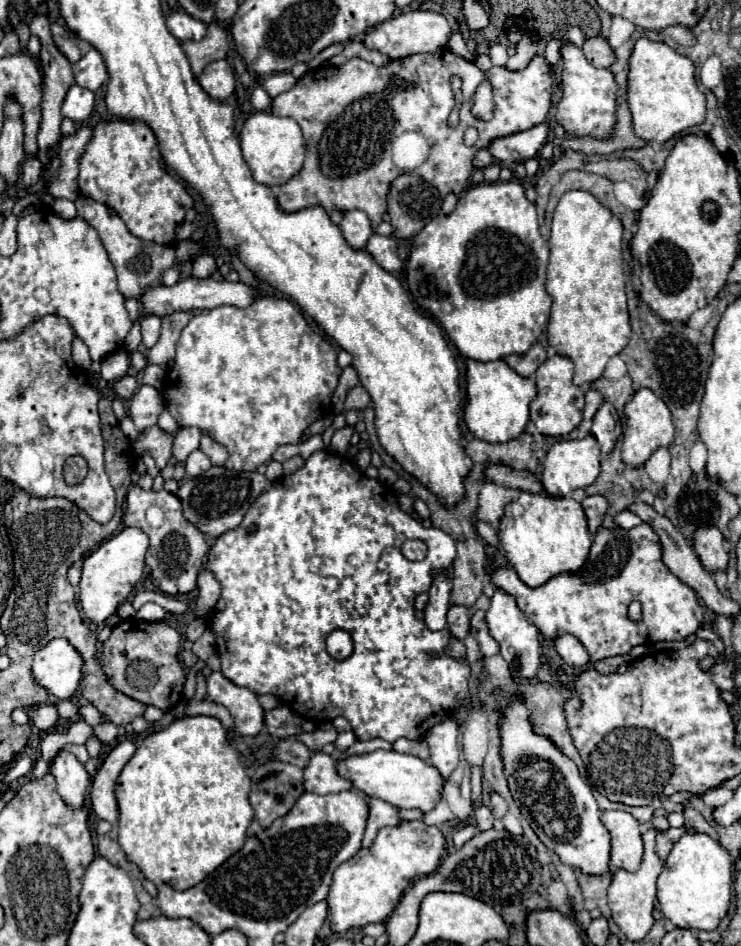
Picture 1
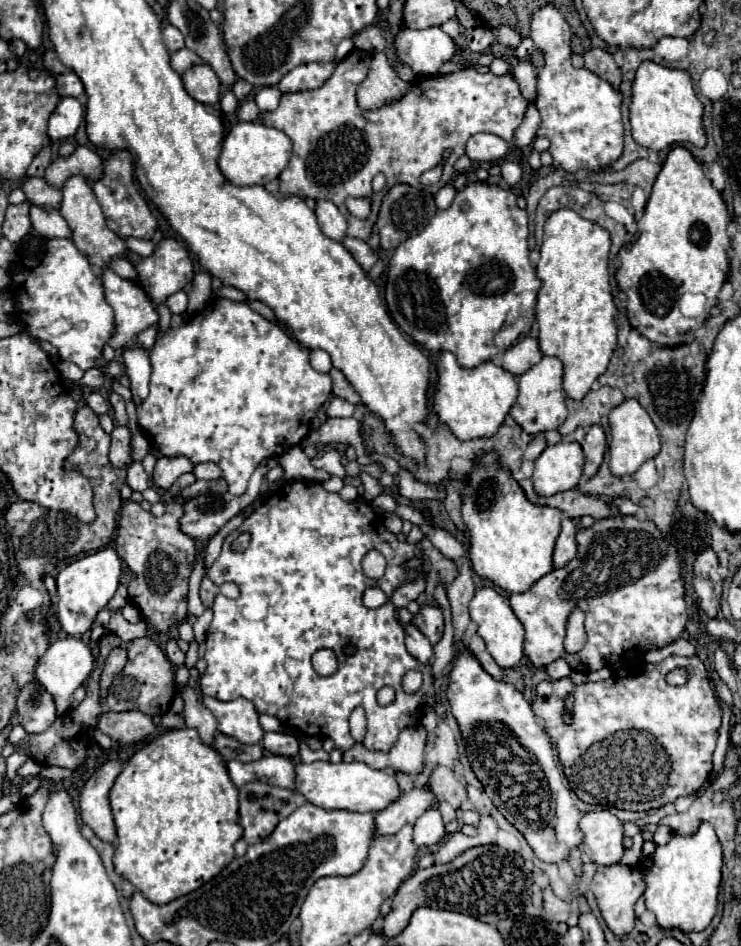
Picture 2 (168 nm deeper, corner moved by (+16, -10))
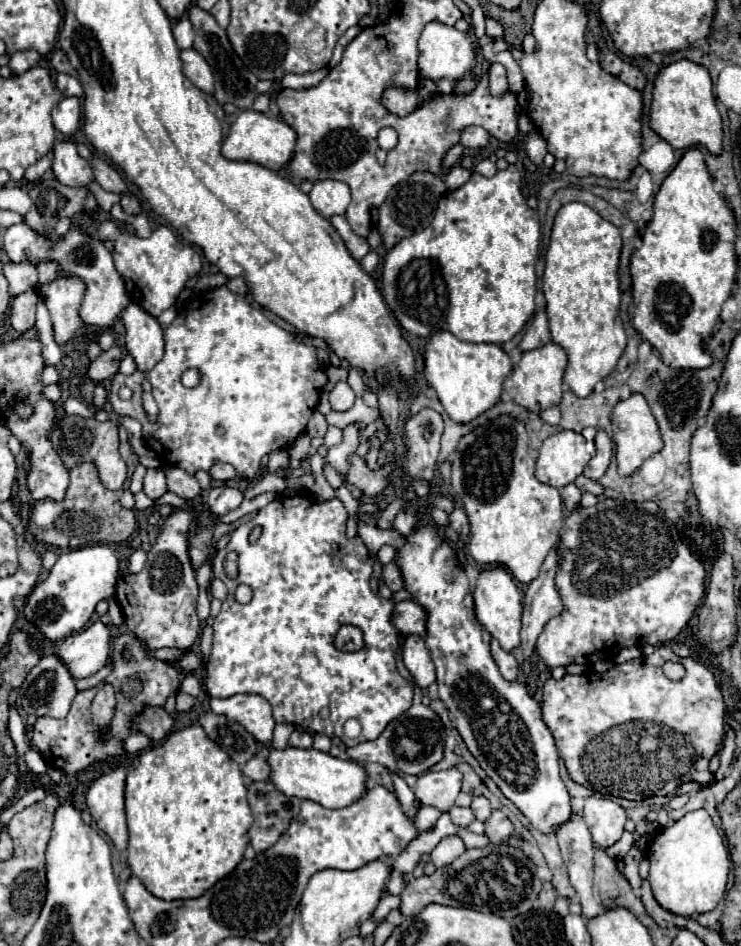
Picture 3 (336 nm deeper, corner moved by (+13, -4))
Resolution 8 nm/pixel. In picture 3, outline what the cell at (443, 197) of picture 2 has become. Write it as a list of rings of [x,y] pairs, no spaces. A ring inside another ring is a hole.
[[[455,166],[455,168],[445,176],[445,186],[447,186],[447,190],[449,190],[449,192],[457,190],[459,186],[463,186],[463,184],[469,180],[469,176],[471,176],[471,170],[465,170],[465,168],[461,168],[461,166]]]

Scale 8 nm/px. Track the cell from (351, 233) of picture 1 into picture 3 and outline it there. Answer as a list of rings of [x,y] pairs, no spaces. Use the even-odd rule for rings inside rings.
[[[321,180],[313,186],[309,198],[311,198],[313,208],[323,218],[331,218],[331,216],[345,214],[347,206],[351,202],[351,192],[349,192],[347,184],[343,184],[339,180]]]

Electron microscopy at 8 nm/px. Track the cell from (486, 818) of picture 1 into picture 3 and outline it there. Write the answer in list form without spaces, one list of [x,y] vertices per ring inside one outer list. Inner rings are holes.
[[[483,796],[473,798],[473,802],[471,802],[471,810],[473,810],[473,814],[475,814],[475,818],[477,818],[477,820],[485,822],[485,820],[487,820],[487,816],[491,814],[489,800],[487,800],[487,798],[483,798]]]

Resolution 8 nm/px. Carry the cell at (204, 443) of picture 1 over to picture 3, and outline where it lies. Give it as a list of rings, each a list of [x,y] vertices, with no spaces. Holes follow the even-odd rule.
[[[219,462],[219,464],[213,464],[213,466],[211,466],[209,476],[211,476],[213,480],[231,480],[231,478],[235,478],[235,468],[233,468],[231,464]]]

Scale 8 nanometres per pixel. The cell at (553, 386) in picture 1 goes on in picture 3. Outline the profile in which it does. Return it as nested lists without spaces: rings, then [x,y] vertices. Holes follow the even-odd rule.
[[[545,344],[543,348],[531,350],[531,352],[523,352],[521,354],[521,362],[513,368],[513,372],[505,378],[505,394],[519,406],[527,408],[529,412],[541,414],[543,410],[557,406],[561,402],[563,396],[563,372],[567,366],[567,354],[559,344]]]

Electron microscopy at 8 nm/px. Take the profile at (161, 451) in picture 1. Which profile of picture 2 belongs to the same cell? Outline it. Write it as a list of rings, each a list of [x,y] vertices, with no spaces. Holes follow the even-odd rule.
[[[114,426],[112,430],[112,444],[110,444],[110,464],[114,468],[126,466],[132,462],[132,448],[130,448],[130,430],[124,426]]]

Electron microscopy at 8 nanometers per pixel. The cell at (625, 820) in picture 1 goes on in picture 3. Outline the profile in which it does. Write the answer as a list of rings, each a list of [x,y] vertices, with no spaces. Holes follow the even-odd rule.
[[[585,798],[583,820],[591,830],[593,842],[599,848],[609,848],[621,838],[627,816],[625,810],[609,798]]]

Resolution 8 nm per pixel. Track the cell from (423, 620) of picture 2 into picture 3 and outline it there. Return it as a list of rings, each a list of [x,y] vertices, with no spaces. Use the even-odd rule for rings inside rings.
[[[415,600],[397,602],[393,624],[399,630],[399,634],[427,636],[427,610]]]

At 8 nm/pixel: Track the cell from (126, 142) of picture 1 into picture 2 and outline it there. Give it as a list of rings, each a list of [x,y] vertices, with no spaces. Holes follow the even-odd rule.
[[[120,150],[104,160],[104,176],[98,182],[92,182],[92,190],[106,216],[106,226],[112,232],[116,232],[120,238],[128,238],[128,236],[146,238],[146,240],[152,238],[156,230],[156,218],[152,216],[148,202],[142,198],[142,194],[134,184],[134,168],[128,152]]]

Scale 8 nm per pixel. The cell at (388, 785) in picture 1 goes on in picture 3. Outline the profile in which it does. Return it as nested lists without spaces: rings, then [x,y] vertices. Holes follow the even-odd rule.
[[[315,748],[271,750],[269,764],[271,764],[271,782],[285,796],[297,796],[303,800],[311,800],[325,808],[345,808],[345,806],[359,802],[367,794],[369,774],[361,764],[353,760],[333,758],[331,754],[315,750]]]

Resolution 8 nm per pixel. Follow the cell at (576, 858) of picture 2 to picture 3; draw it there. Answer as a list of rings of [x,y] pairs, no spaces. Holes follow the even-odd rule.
[[[573,814],[563,828],[557,832],[561,854],[569,870],[569,880],[581,898],[581,908],[585,918],[597,918],[605,910],[593,892],[593,840],[587,824],[581,816]]]

